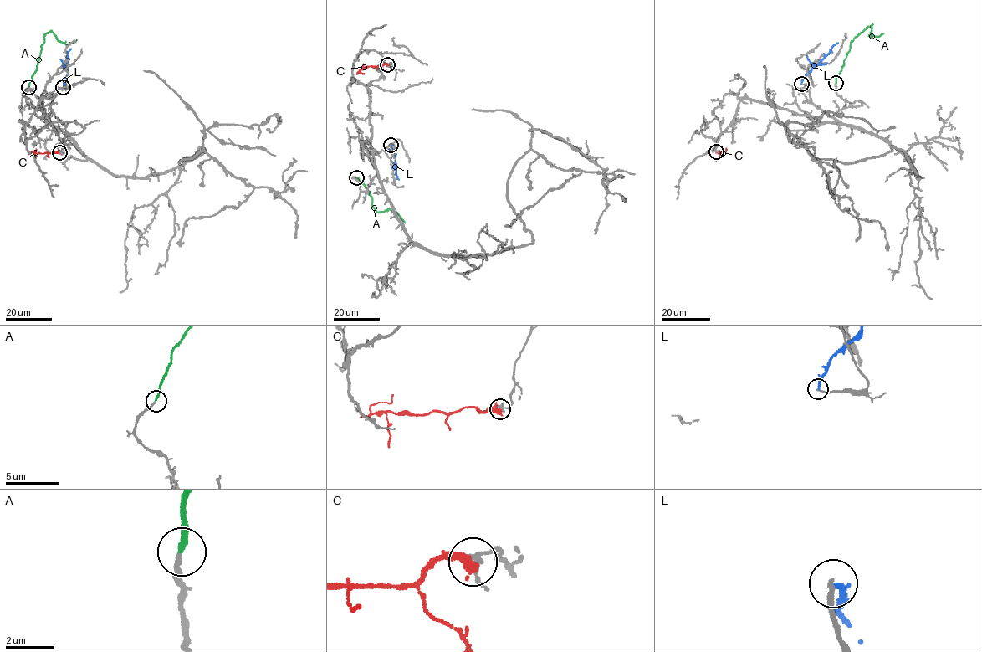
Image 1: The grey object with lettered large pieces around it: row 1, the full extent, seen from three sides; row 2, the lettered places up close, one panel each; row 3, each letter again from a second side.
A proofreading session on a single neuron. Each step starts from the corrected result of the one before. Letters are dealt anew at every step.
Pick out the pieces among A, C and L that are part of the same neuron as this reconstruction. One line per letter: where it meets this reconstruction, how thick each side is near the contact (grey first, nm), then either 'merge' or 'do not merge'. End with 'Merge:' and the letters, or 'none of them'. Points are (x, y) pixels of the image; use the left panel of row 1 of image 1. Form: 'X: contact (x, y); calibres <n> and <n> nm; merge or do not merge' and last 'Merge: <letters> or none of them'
A: contact (28, 87); calibres 160 and 200 nm; merge
C: contact (59, 152); calibres 180 and 480 nm; do not merge
L: contact (63, 87); calibres 170 and 220 nm; do not merge
Merge: A

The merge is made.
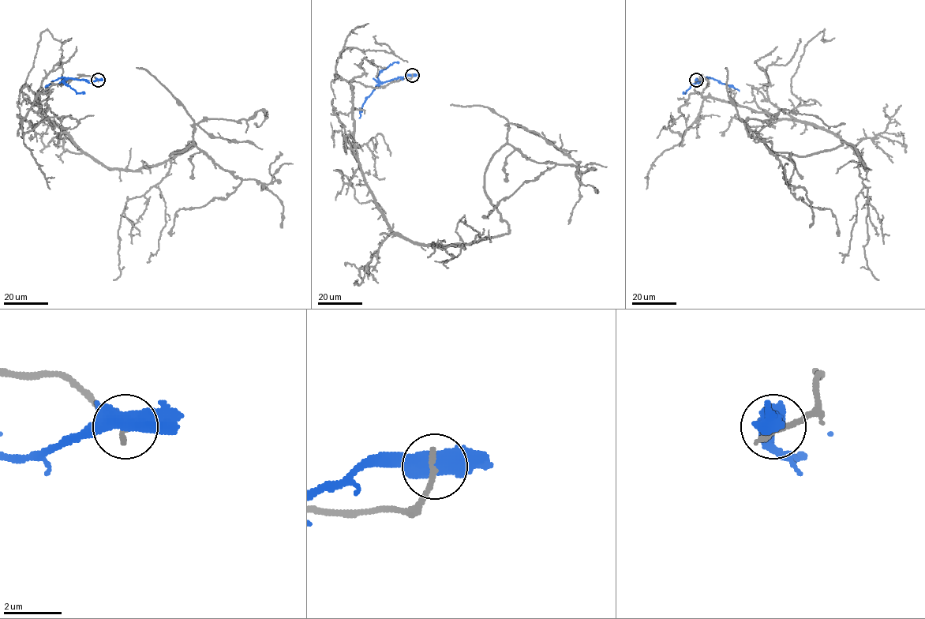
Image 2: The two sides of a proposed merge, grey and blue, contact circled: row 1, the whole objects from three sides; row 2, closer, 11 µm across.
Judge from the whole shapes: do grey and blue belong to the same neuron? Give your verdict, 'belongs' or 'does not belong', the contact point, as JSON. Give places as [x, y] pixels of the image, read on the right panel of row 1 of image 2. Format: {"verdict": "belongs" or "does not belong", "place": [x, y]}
{"verdict": "does not belong", "place": [696, 80]}

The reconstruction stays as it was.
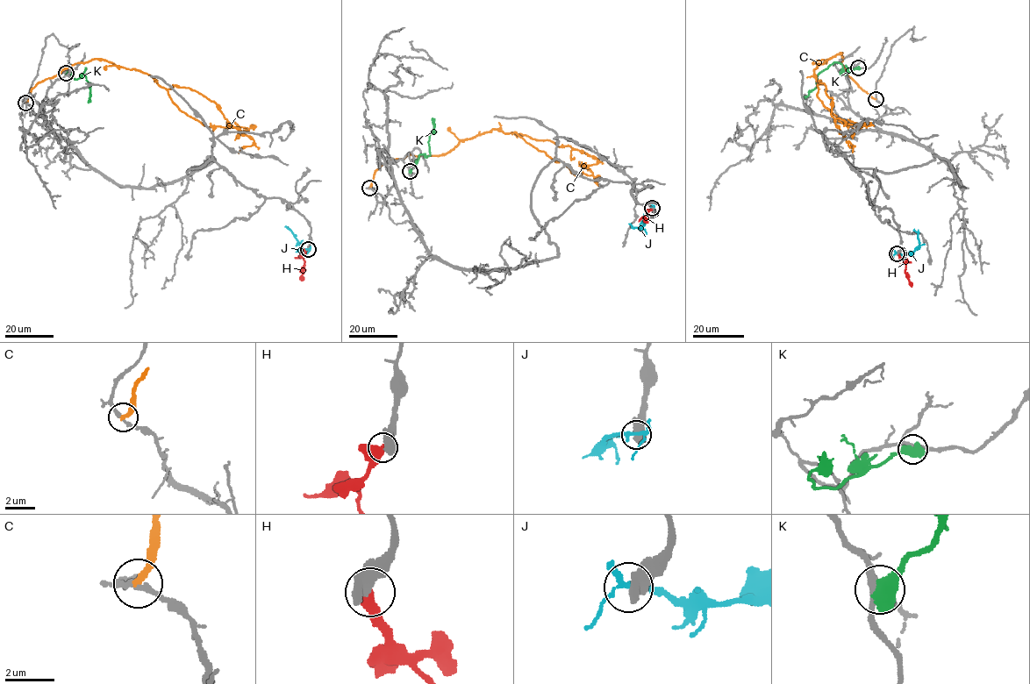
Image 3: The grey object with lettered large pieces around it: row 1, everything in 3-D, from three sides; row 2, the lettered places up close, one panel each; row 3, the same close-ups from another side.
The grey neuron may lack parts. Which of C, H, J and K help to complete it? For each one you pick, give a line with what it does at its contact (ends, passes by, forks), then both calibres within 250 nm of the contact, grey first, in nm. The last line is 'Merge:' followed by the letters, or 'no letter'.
H: it ends there; 650 nm thick on the grey side, 600 nm on the other
Merge: H

